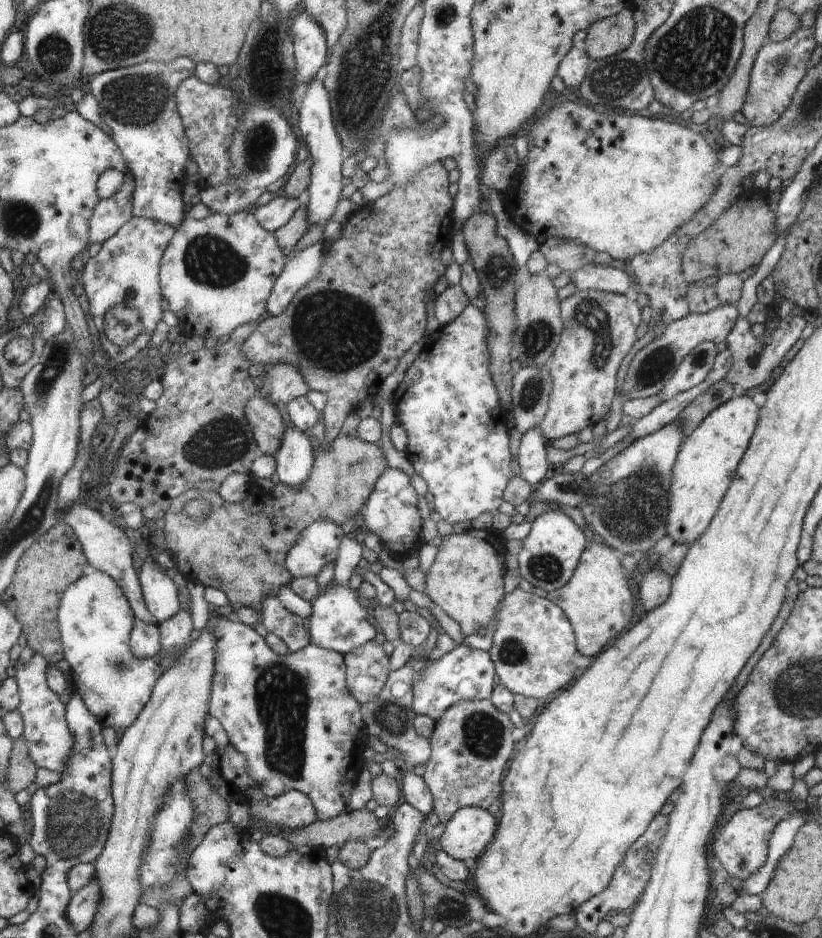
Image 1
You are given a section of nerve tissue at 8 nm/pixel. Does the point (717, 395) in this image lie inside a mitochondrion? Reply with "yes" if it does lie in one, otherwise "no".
no

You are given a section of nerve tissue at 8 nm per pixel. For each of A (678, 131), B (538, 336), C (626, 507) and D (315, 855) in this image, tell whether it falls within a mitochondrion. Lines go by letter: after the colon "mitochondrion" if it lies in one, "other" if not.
A: other
B: mitochondrion
C: mitochondrion
D: other

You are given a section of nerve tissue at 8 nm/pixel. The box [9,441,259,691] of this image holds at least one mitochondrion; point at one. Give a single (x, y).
(119, 666)

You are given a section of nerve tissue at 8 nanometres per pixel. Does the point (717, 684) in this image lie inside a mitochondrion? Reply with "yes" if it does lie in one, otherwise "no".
no

